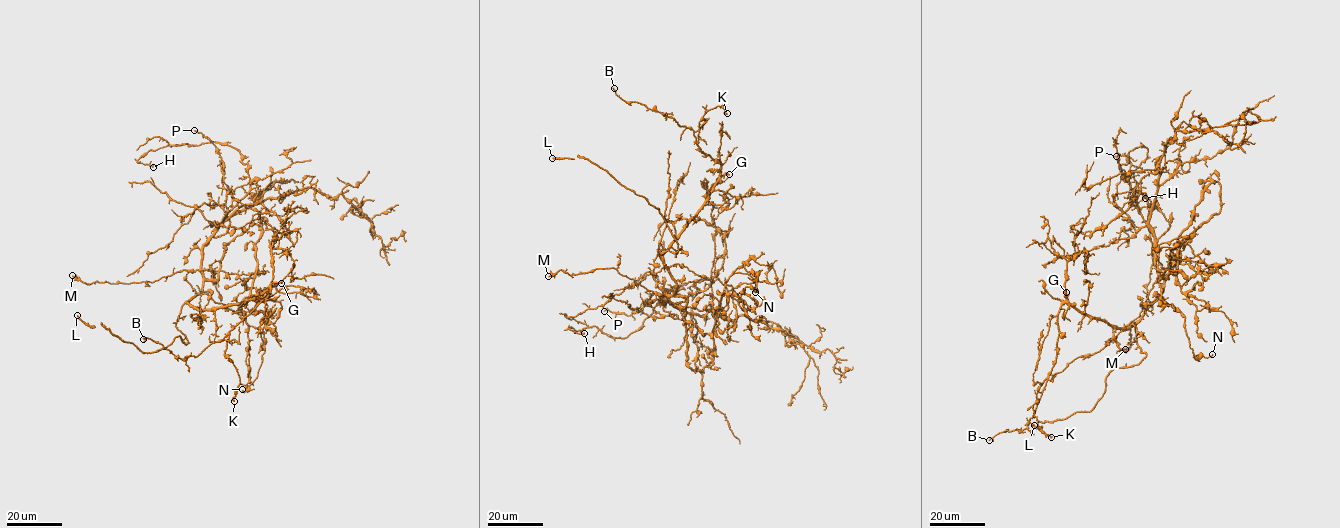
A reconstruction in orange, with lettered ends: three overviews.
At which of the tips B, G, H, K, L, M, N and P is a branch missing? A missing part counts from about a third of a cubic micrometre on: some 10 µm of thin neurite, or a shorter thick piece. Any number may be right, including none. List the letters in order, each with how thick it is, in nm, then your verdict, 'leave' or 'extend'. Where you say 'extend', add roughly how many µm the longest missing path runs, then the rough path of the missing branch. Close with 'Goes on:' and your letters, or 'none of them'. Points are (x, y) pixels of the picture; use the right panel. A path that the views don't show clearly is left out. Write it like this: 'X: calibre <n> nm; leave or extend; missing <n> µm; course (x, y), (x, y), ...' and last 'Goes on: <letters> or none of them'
B: calibre 130 nm; leave
G: calibre 240 nm; leave
H: calibre 200 nm; leave
K: calibre 220 nm; leave
L: calibre 260 nm; extend; missing 20 µm
M: calibre 300 nm; leave
N: calibre 150 nm; leave
P: calibre 120 nm; leave
Goes on: L

